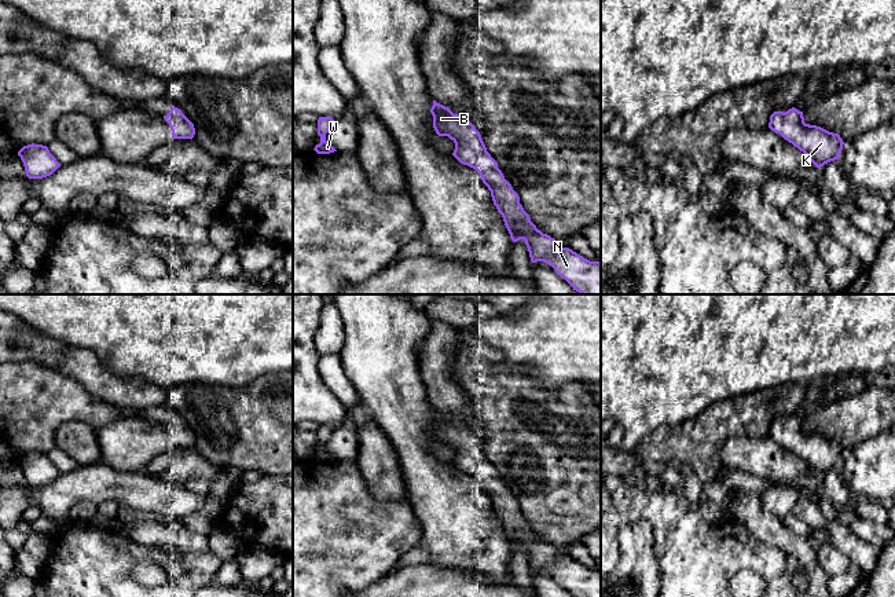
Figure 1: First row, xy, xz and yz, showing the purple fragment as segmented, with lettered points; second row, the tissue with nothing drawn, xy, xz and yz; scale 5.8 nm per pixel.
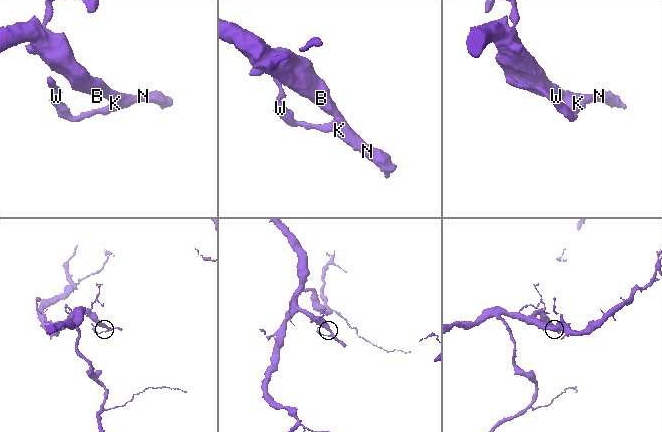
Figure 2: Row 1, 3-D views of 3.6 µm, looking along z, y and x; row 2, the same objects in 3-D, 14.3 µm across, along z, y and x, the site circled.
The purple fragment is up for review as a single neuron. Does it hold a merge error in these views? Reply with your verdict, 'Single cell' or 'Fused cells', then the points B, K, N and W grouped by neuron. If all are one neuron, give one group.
Single cell. Groups: B K N W

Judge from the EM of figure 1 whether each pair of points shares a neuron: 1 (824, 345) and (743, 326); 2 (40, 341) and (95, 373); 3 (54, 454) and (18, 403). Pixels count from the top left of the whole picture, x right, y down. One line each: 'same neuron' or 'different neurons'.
1: same neuron
2: same neuron
3: different neurons

